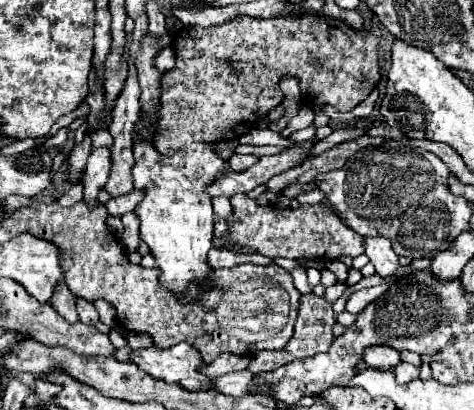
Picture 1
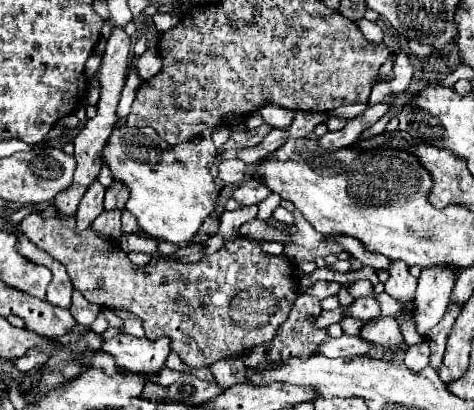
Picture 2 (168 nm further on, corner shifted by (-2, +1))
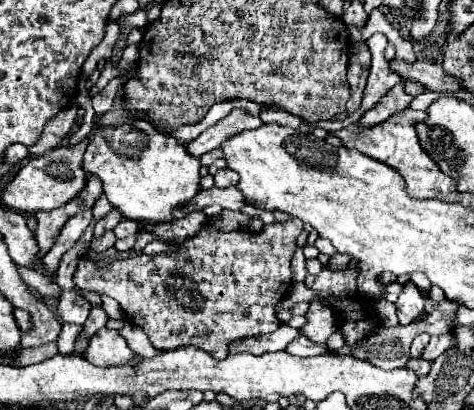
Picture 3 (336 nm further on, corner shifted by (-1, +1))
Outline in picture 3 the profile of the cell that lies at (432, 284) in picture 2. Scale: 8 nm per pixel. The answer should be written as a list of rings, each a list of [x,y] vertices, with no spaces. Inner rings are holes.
[[[424,332],[424,334],[420,334],[420,336],[416,336],[416,338],[412,340],[412,348],[410,348],[412,358],[420,358],[420,352],[422,352],[422,348],[426,346],[428,340],[430,340],[430,334],[428,334],[428,332]]]

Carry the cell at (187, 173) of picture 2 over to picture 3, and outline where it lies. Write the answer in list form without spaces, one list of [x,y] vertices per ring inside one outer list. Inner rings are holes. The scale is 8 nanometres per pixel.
[[[114,106],[106,114],[100,116],[100,128],[94,136],[90,136],[90,144],[84,154],[82,168],[86,172],[96,174],[102,184],[106,198],[112,206],[116,206],[124,218],[130,220],[148,220],[148,222],[170,222],[174,218],[174,210],[188,204],[200,190],[200,158],[188,154],[188,150],[178,144],[174,136],[156,132],[154,126],[146,120],[132,120],[126,110]]]

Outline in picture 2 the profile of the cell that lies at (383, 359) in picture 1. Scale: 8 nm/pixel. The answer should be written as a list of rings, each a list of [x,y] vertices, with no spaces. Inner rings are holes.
[[[341,336],[341,338],[329,338],[319,346],[319,354],[325,354],[327,358],[339,358],[339,356],[359,356],[369,354],[373,348],[371,342],[363,340],[361,336]]]

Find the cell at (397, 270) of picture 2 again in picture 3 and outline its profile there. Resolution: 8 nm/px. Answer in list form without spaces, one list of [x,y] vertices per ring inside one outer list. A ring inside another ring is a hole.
[[[414,282],[402,284],[402,290],[396,302],[396,314],[400,318],[400,324],[410,324],[418,316],[422,316],[422,312],[424,312],[424,298],[418,286]]]

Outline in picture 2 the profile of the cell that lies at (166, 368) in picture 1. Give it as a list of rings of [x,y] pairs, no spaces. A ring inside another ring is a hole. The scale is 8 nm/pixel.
[[[125,332],[117,334],[111,340],[105,340],[101,350],[115,358],[115,364],[133,374],[149,374],[157,376],[165,366],[165,358],[171,352],[169,338],[147,340],[135,338]]]

